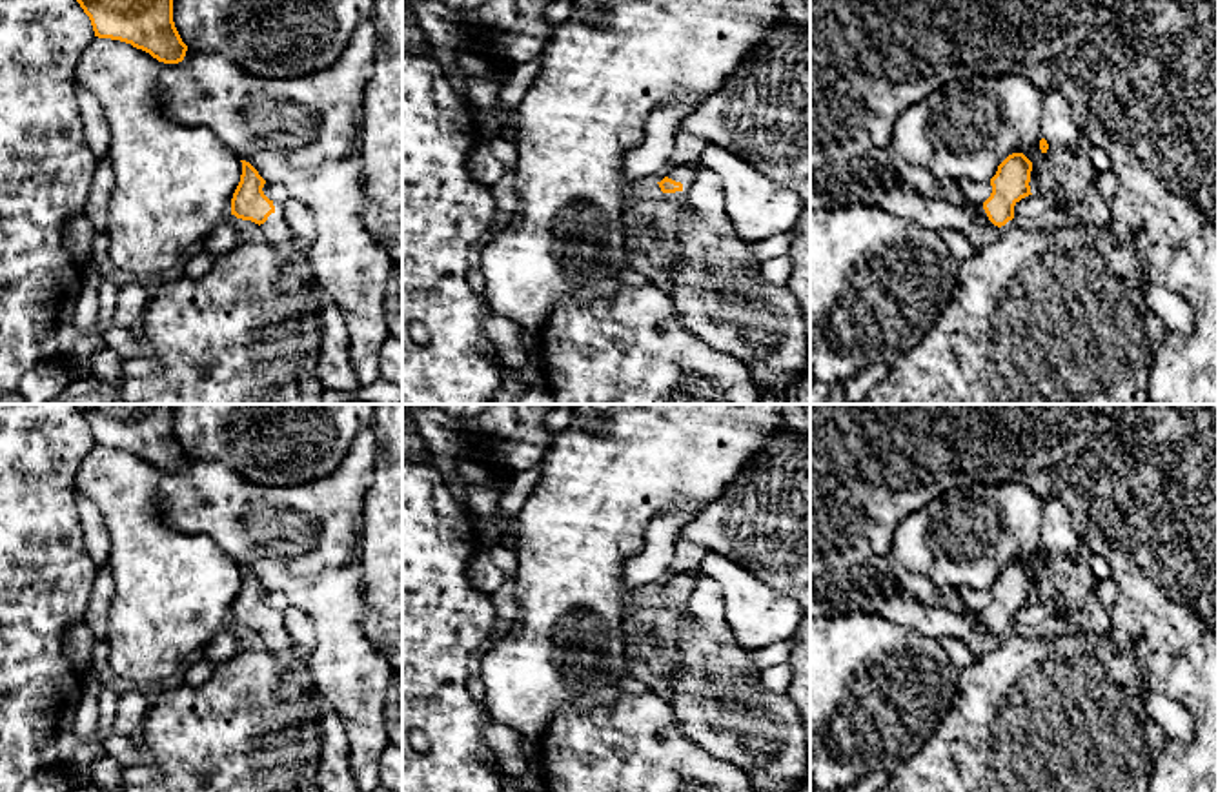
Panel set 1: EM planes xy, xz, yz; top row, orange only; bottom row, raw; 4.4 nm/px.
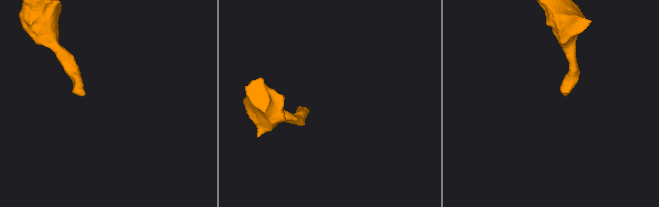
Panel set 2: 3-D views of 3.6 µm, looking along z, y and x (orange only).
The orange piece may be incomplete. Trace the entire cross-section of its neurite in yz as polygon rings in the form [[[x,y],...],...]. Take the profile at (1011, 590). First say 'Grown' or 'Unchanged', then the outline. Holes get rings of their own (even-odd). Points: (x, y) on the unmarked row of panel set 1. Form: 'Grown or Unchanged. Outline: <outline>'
Grown. Outline: [[[1023,561],[1009,563],[990,586],[992,601],[978,614],[979,626],[994,639],[1014,632],[1014,614],[1030,601],[1032,570]]]

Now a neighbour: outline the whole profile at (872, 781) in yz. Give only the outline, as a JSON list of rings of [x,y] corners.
[[[867,772],[861,779],[845,788],[845,792],[878,792],[888,783],[888,772]]]

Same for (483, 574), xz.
[[[479,544],[477,552],[470,559],[468,579],[477,592],[492,595],[508,579],[508,575],[493,564],[490,548]]]

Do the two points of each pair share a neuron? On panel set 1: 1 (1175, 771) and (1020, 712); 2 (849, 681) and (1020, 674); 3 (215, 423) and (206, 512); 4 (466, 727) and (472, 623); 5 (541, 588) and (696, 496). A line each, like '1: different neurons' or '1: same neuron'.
1: different neurons
2: different neurons
3: different neurons
4: same neuron
5: same neuron

